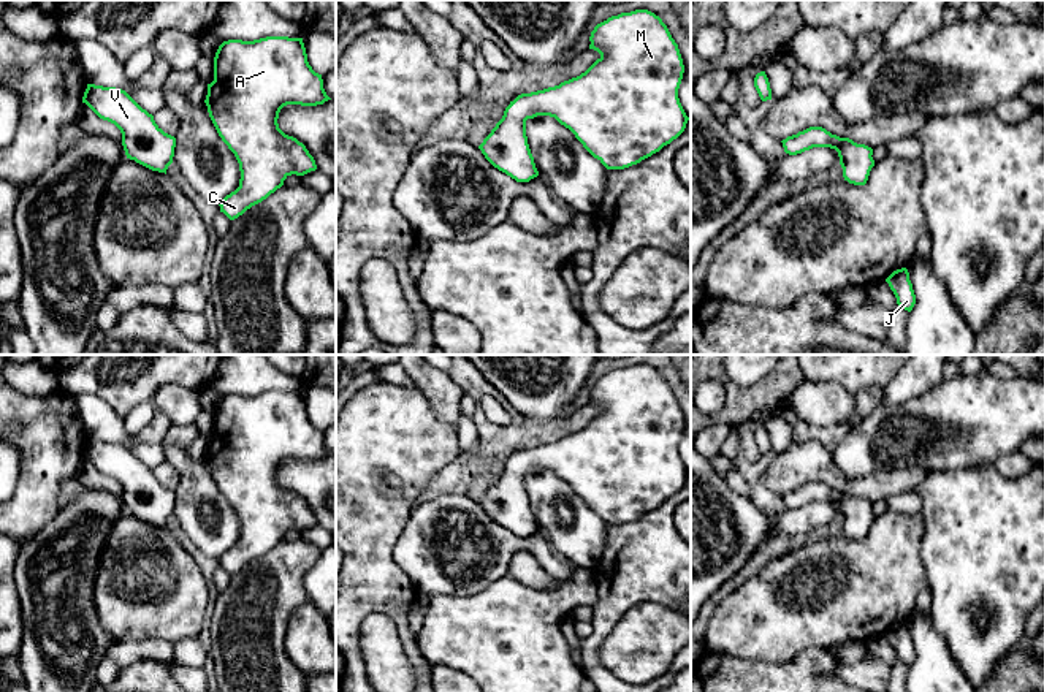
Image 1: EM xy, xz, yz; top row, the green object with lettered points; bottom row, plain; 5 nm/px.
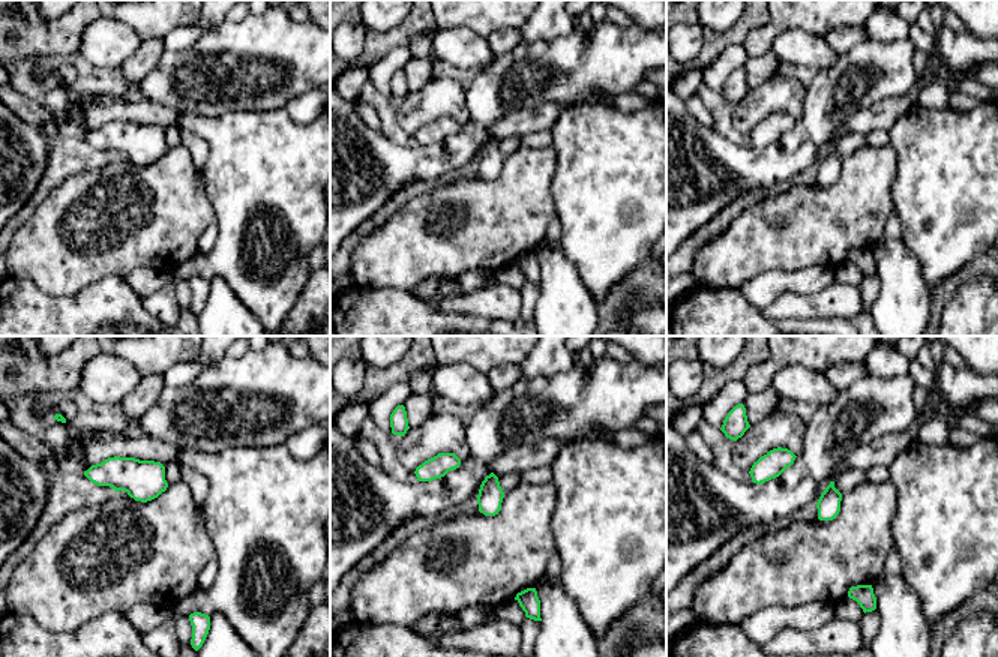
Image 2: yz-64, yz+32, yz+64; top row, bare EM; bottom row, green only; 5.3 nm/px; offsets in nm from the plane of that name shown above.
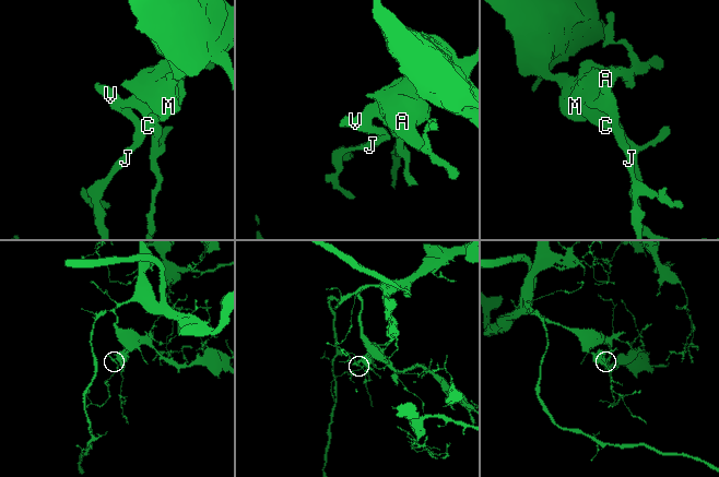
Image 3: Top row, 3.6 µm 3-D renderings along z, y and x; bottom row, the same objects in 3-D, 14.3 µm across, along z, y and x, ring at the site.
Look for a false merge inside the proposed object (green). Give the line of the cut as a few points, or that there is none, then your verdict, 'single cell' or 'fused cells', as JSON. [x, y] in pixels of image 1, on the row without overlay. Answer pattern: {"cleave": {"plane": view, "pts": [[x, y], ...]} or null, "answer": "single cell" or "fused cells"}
{"cleave": null, "answer": "single cell"}

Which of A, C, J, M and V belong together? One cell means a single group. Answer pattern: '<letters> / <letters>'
A C J M V

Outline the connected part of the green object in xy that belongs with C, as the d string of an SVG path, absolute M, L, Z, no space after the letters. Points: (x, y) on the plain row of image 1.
M303 393L228 394L219 401L214 412L214 435L208 439L204 458L241 526L239 542L220 556L220 567L234 575L280 543L288 530L304 530L317 524L306 500L285 489L277 473L287 459L317 461L328 454L331 453L323 443L322 429L307 416Z

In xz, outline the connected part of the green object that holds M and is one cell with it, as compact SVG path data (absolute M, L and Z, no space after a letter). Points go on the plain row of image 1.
M635 364L597 378L589 404L600 412L580 431L521 448L478 500L516 537L539 530L526 475L554 472L607 524L624 524L659 507L686 483L678 443L684 420L659 371Z

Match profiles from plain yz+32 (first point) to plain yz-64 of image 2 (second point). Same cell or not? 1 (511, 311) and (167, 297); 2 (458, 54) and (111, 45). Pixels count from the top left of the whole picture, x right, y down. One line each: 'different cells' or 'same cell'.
1: same cell
2: same cell

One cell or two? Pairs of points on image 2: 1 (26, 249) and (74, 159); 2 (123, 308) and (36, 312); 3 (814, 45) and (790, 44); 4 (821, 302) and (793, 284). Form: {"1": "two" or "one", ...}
{"1": "two", "2": "one", "3": "one", "4": "two"}

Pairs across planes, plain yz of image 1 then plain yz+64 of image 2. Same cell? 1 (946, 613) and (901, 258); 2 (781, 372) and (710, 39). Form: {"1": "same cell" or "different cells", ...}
{"1": "different cells", "2": "same cell"}

